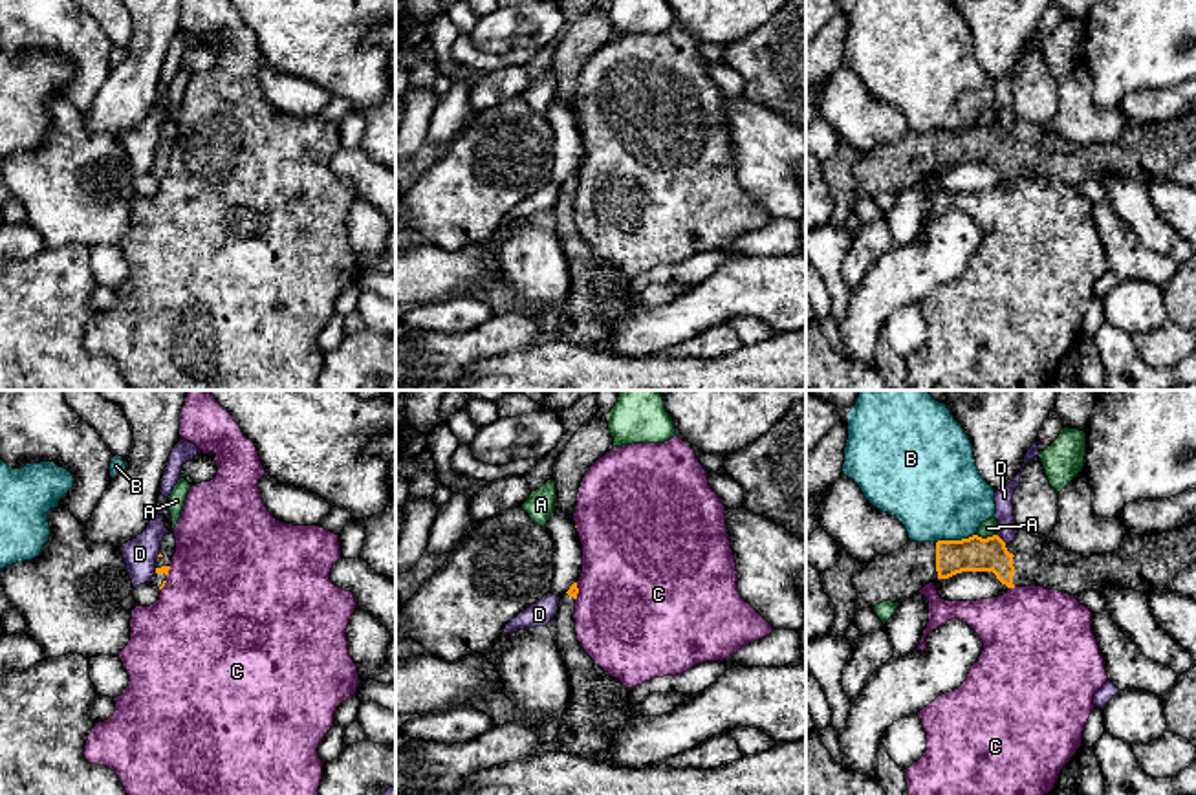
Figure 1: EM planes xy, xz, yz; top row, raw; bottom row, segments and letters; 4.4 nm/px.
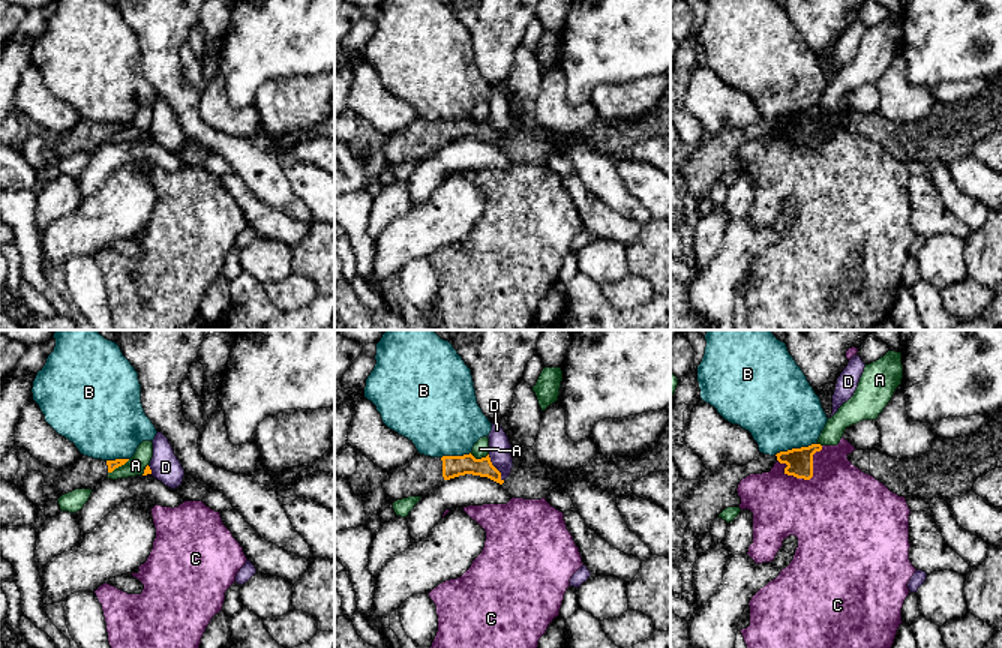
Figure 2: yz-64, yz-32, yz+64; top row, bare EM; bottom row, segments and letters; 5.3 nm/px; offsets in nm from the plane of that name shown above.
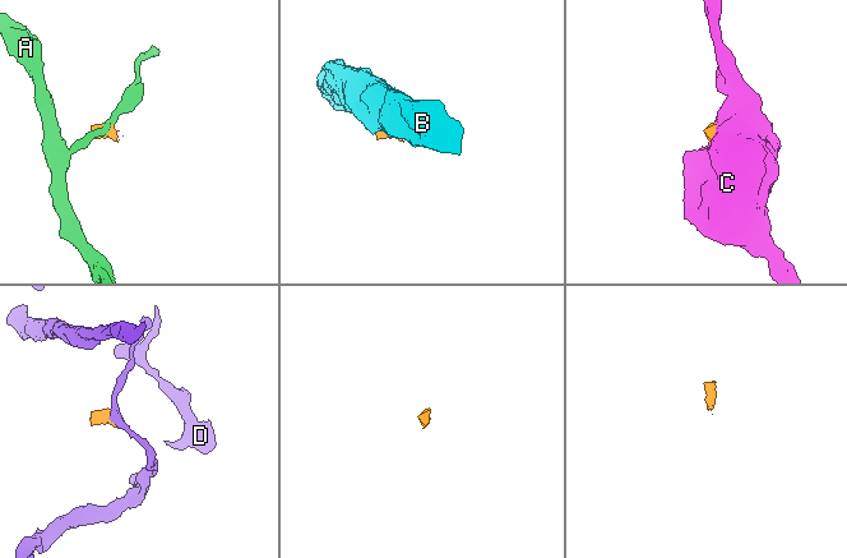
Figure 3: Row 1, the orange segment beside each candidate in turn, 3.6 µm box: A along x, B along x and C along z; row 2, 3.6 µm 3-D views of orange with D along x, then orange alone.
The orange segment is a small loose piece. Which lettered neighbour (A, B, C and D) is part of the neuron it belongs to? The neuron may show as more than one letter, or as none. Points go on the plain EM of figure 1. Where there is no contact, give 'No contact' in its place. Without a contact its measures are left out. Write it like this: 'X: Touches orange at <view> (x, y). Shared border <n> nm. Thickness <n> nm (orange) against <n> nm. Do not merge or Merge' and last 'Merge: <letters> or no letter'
A: Touches orange at yz (988, 127). Shared border 90 nm. Thickness 160 nm (orange) against 70 nm. Do not merge
B: Touches orange at yz (955, 130). Shared border 180 nm. Thickness 160 nm (orange) against 420 nm. Do not merge
C: Touches orange at yz (1011, 176). Shared border 40 nm. Thickness 160 nm (orange) against 460 nm. Do not merge
D: Touches orange at yz (1000, 129). Shared border 60 nm. Thickness 160 nm (orange) against 80 nm. Do not merge
Merge: no letter

